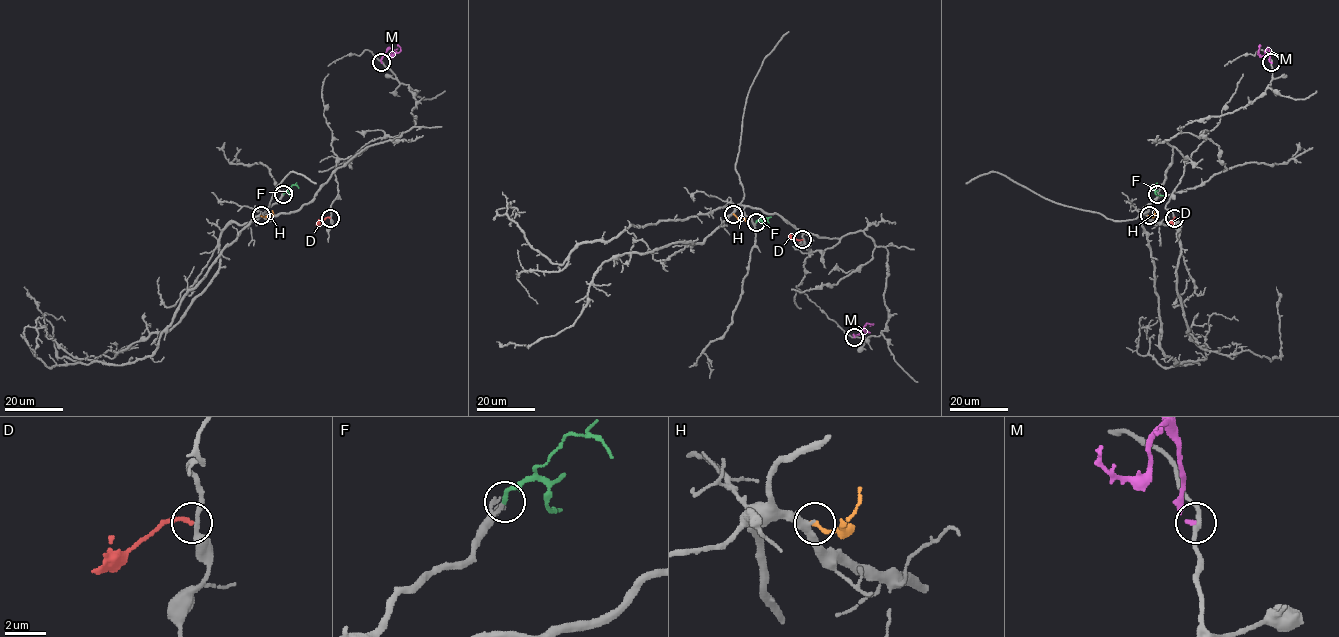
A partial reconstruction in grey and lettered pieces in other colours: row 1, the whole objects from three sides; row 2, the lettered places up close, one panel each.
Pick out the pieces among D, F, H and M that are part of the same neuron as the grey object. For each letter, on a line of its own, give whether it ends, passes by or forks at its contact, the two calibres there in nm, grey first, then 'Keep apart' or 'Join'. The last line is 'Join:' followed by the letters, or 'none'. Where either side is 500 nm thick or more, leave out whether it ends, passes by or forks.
D: It ends there. Thickness 280 nm (grey) against 180 nm. Keep apart
F: It ends there. Thickness 130 nm (grey) against 190 nm. Join
H: It ends there. Thickness 380 nm (grey) against 200 nm. Keep apart
M: It ends there. Thickness 240 nm (grey) against 200 nm. Keep apart
Join: F

